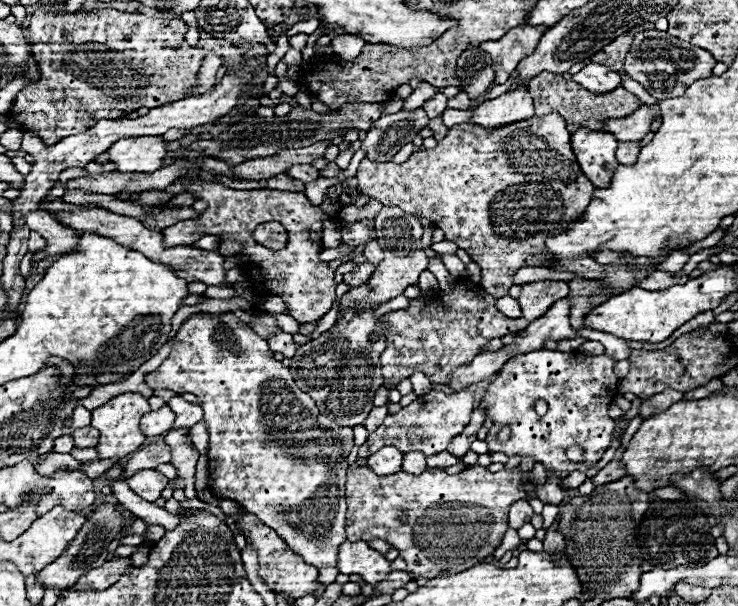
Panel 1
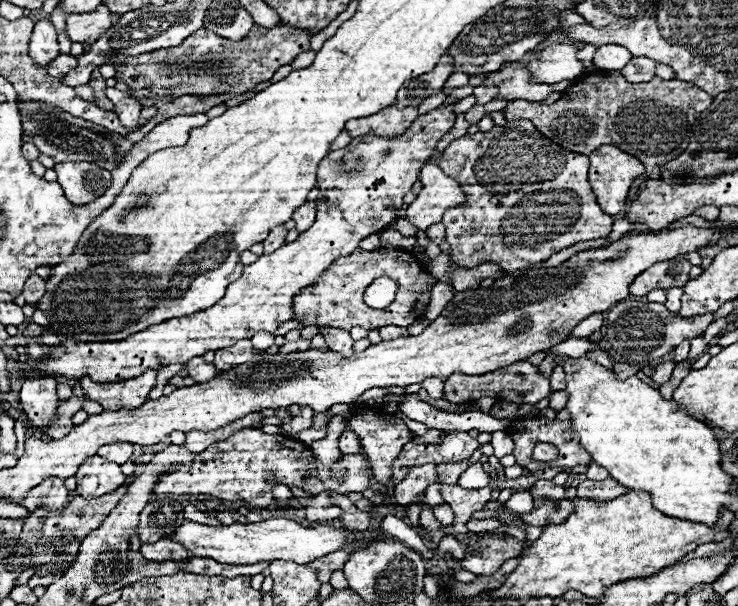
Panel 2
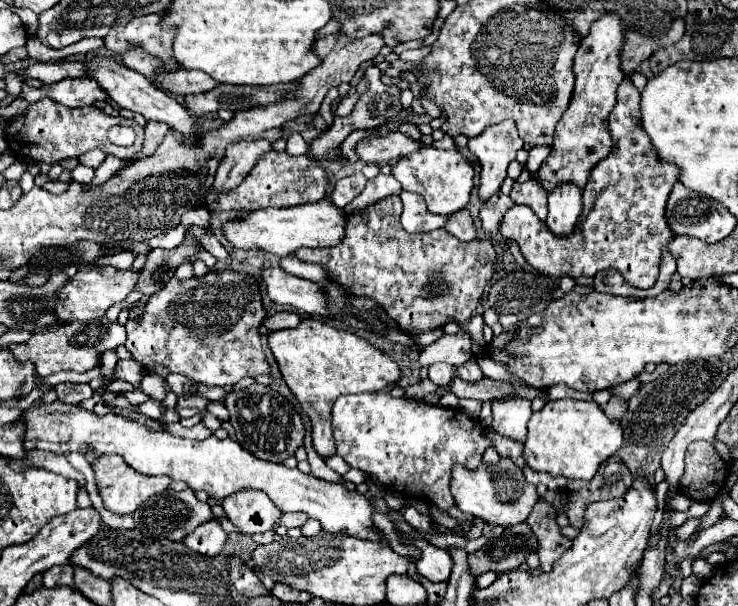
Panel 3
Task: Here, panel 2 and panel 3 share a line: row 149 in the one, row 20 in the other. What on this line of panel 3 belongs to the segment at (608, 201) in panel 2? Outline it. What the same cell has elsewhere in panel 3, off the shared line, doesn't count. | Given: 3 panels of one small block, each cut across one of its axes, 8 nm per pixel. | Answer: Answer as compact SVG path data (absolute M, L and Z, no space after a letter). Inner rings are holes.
M602 16L594 22L590 28L588 38L582 42L582 46L576 52L574 58L574 74L576 74L576 86L570 100L568 110L556 124L554 144L550 158L542 164L538 170L540 184L550 192L560 182L576 182L580 188L584 188L588 180L588 172L604 158L608 156L612 148L612 138L606 130L606 114L616 104L616 88L622 84L624 74L620 72L620 60L618 50L622 48L622 26L618 16Z

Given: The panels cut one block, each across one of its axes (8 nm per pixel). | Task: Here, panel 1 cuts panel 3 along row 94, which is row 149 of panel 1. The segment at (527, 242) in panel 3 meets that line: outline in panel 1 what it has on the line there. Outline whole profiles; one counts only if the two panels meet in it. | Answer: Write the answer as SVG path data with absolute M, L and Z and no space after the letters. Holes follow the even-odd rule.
M618 142L616 158L618 158L620 164L636 162L638 154L640 154L640 142Z

